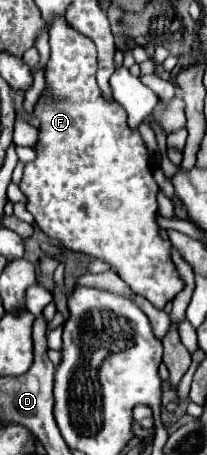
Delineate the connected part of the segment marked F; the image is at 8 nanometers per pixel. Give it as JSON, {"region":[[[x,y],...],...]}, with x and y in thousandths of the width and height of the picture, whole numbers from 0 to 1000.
{"region":[[[261,35],[242,44],[242,62],[232,62],[232,88],[242,88],[242,132],[222,136],[222,149],[213,149],[213,176],[222,176],[222,189],[164,233],[164,255],[193,264],[193,277],[184,277],[184,312],[164,316],[164,330],[174,330],[174,347],[135,360],[116,360],[116,382],[106,382],[106,400],[97,400],[97,418],[126,426],[135,444],[126,444],[126,457],[135,466],[164,475],[164,488],[184,492],[184,501],[251,527],[280,527],[290,541],[309,549],[348,549],[348,554],[396,554],[396,558],[425,558],[444,567],[473,567],[493,576],[522,576],[541,585],[541,593],[676,651],[696,651],[705,659],[725,659],[754,677],[792,677],[802,664],[841,659],[841,651],[889,637],[889,615],[870,607],[870,598],[850,593],[841,576],[831,576],[831,536],[821,527],[792,527],[773,519],[773,497],[763,497],[763,404],[744,400],[734,391],[734,369],[725,369],[725,343],[715,343],[715,330],[705,330],[705,316],[676,299],[667,286],[638,286],[618,277],[618,255],[609,255],[609,242],[560,224],[560,220],[531,220],[493,207],[483,189],[464,185],[464,101],[454,92],[386,75],[377,66],[357,66],[319,44],[309,35]]]}

